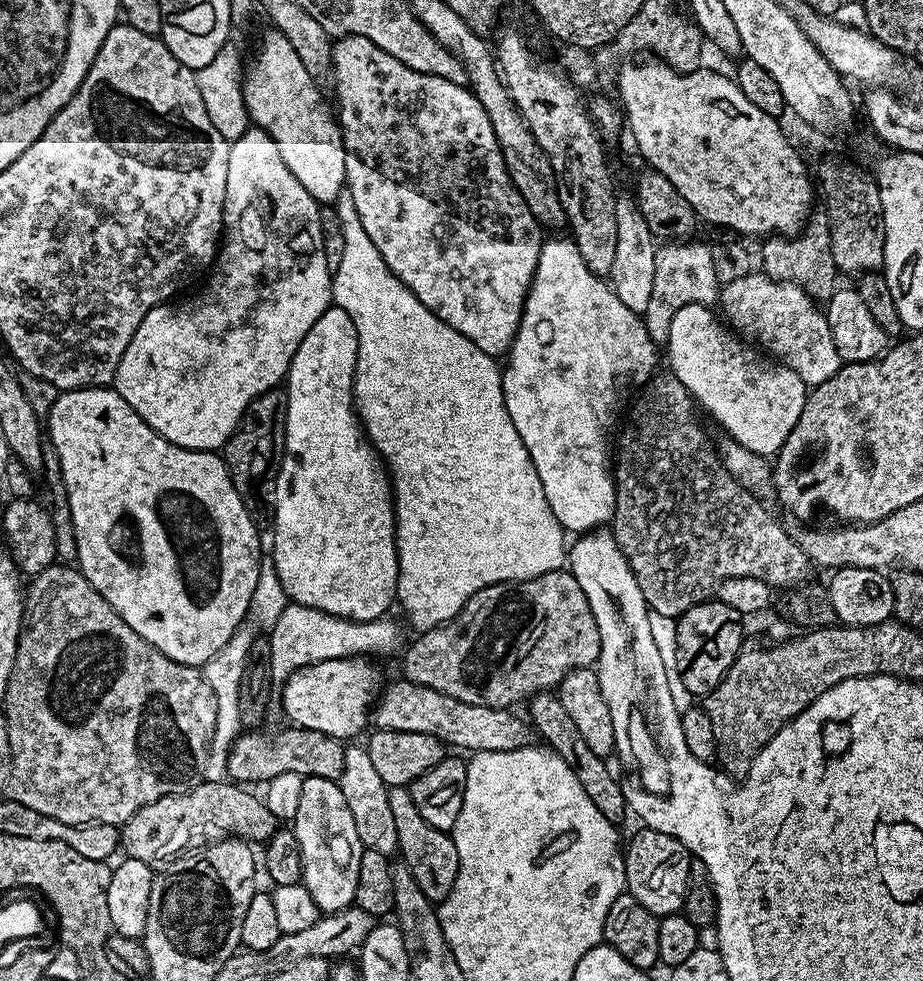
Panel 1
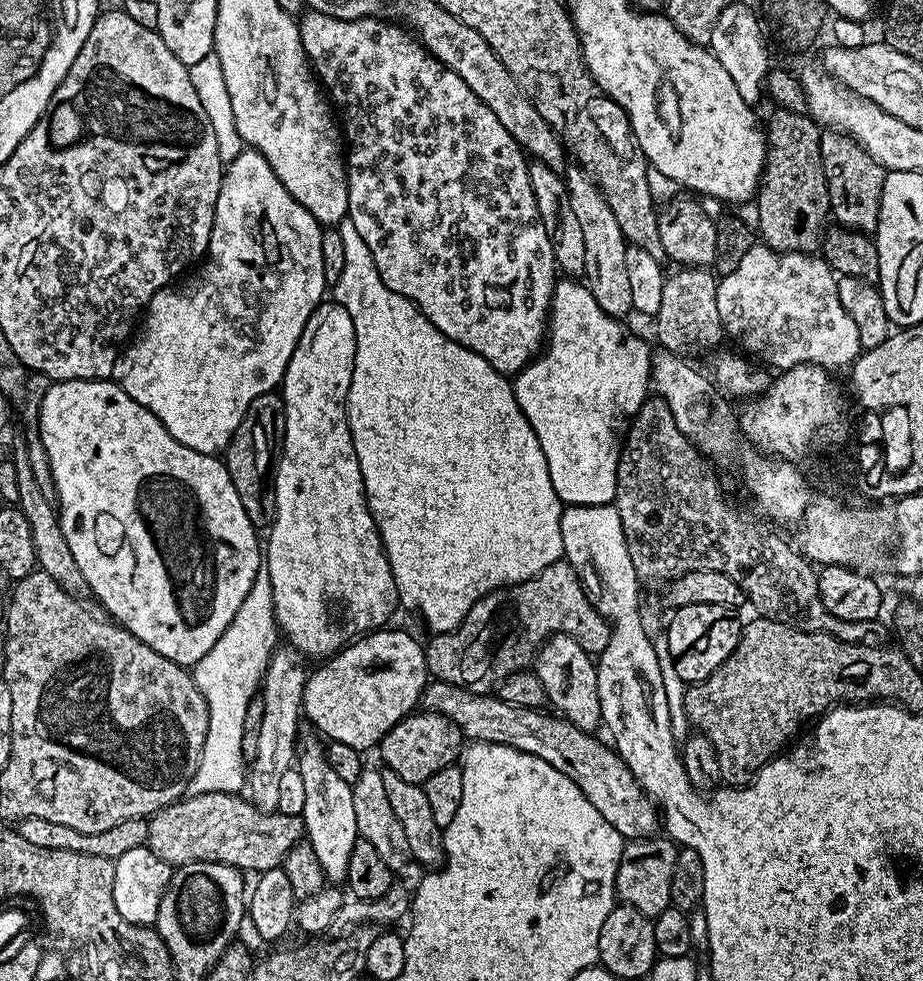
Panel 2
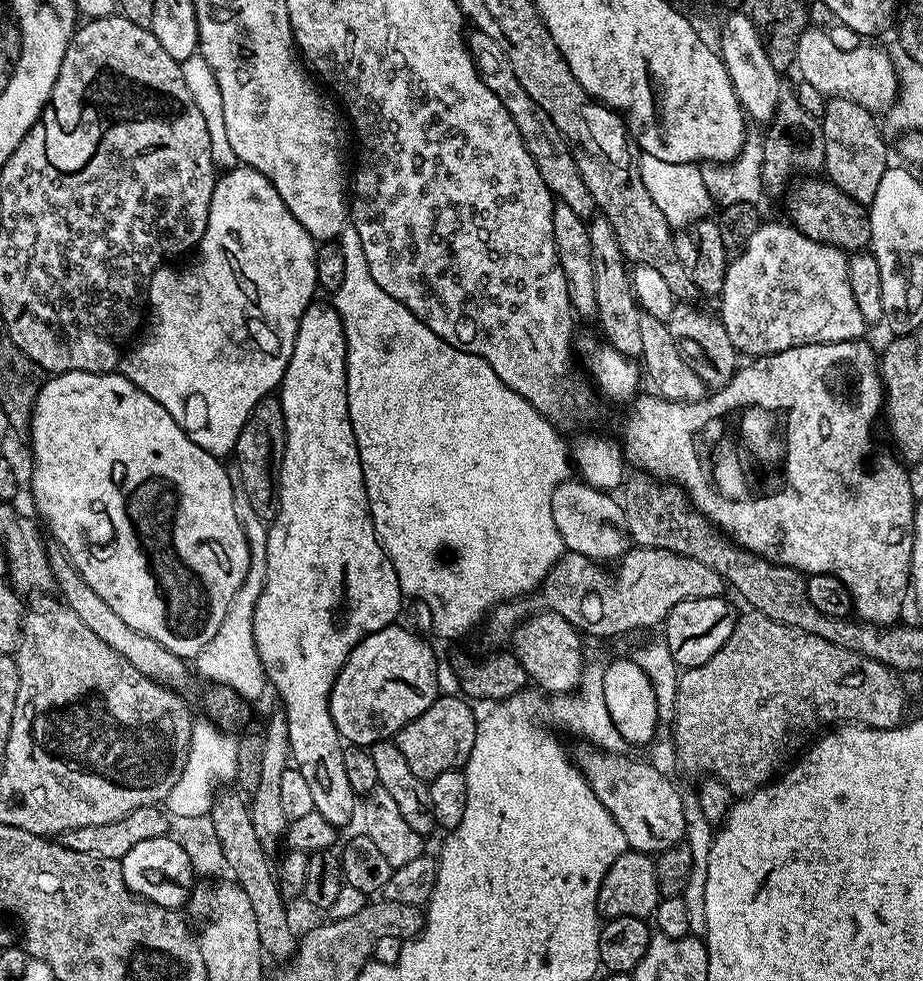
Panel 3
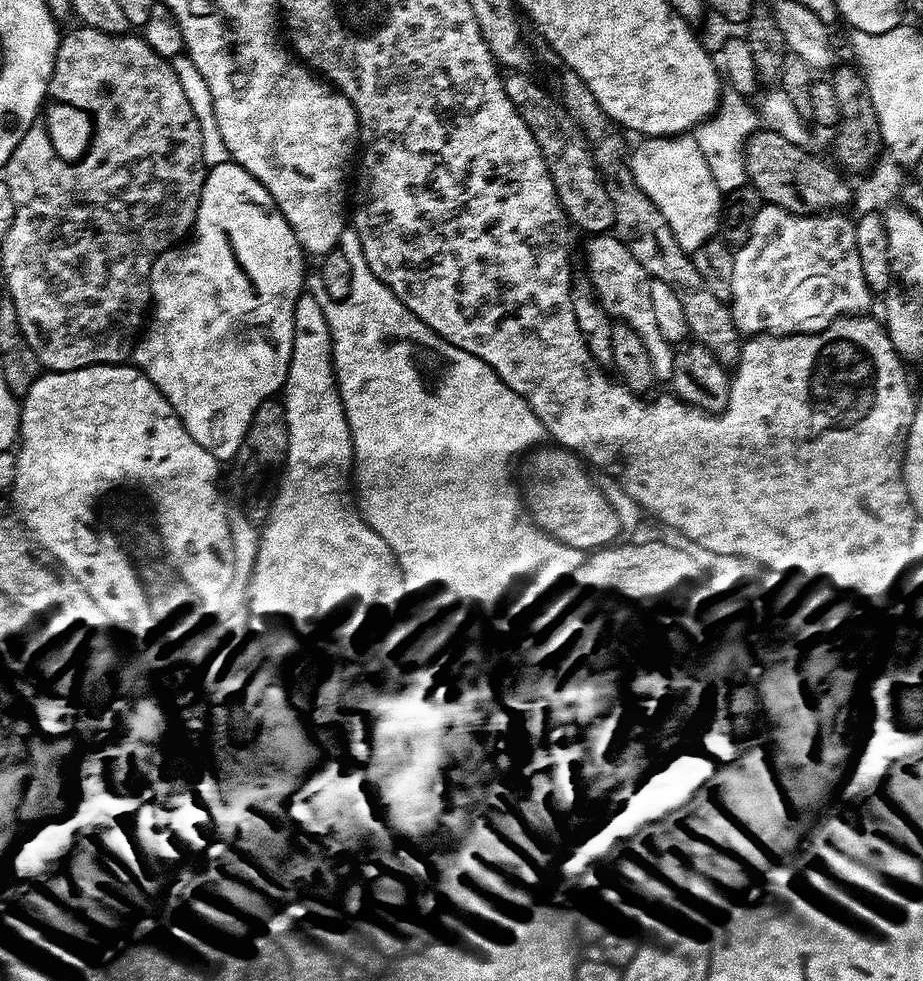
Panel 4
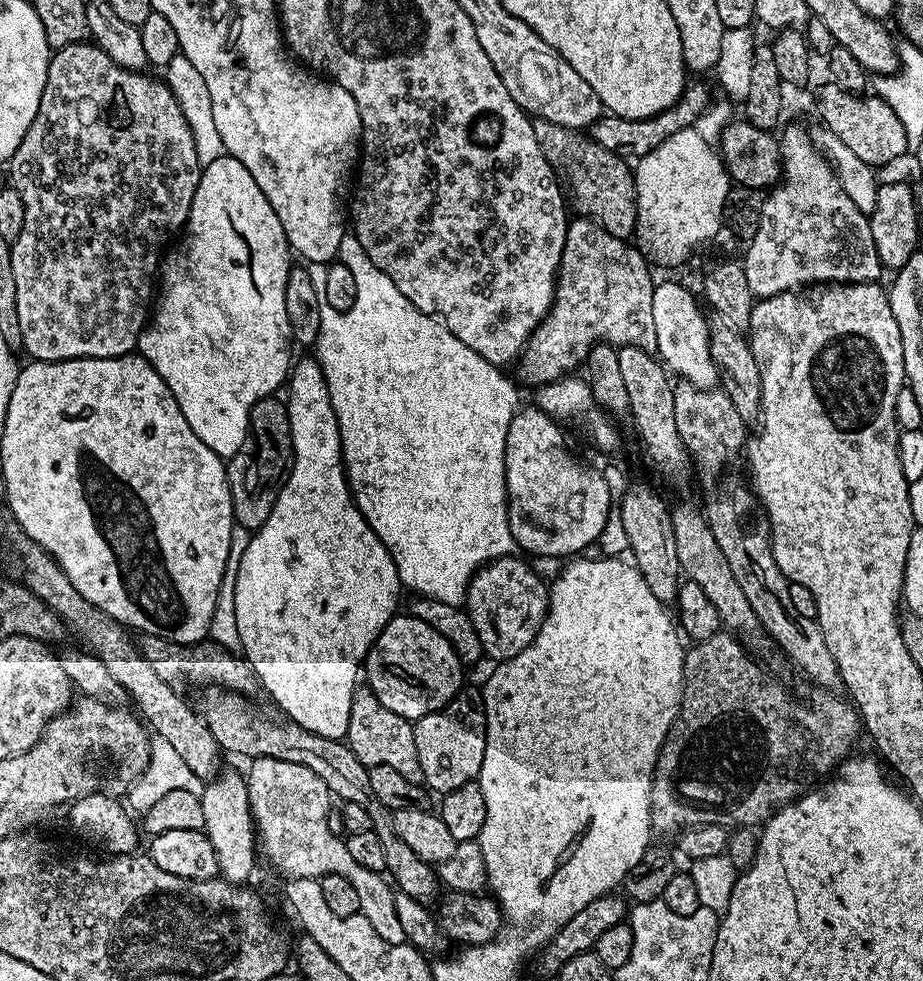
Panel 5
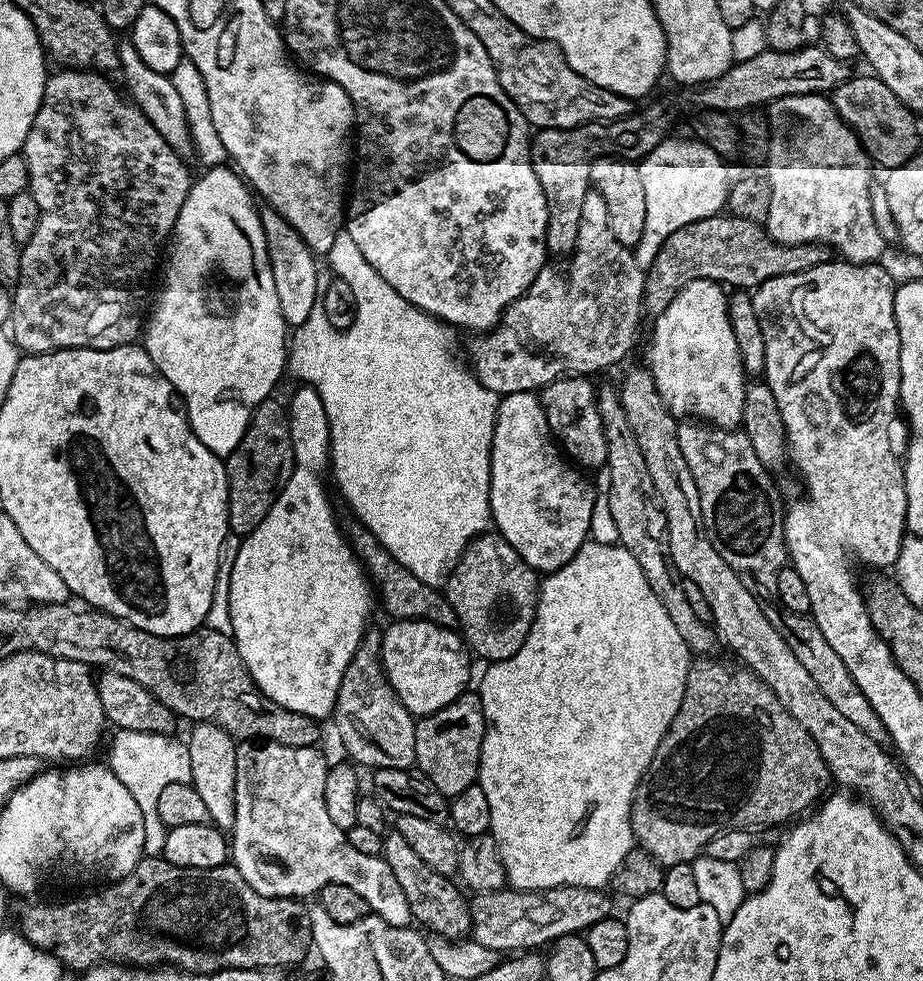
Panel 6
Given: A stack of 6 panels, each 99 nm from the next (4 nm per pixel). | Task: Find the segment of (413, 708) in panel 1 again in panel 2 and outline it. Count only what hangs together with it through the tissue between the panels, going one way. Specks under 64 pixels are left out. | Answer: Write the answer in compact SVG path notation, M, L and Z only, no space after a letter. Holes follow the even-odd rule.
M433 679L425 688L422 704L427 711L437 712L464 731L469 741L482 744L501 744L519 752L542 758L550 762L554 770L566 774L586 794L586 798L618 830L625 841L646 840L657 835L658 809L654 801L645 794L644 788L634 778L615 747L599 740L599 735L583 732L559 715L547 716L547 711L526 706L514 706L502 702L496 694L477 694L462 686Z

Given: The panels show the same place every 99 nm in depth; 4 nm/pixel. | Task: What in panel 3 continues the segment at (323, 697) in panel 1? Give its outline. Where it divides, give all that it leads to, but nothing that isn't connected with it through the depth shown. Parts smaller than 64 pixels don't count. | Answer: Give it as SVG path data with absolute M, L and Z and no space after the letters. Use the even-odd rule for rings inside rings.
M389 626L371 632L362 642L355 644L342 670L336 675L332 692L328 696L328 709L341 741L349 745L371 746L379 740L395 737L401 728L427 710L441 691L436 681L436 656L431 646L422 637L396 627Z

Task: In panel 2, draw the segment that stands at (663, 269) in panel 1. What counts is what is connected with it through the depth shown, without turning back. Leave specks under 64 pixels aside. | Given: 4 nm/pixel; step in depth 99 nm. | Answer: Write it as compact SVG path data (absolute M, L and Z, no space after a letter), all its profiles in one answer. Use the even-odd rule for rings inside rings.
M681 267L676 273L669 275L662 286L662 306L658 306L658 314L654 317L656 324L656 344L665 348L667 352L677 354L687 353L687 348L695 344L716 344L725 339L724 327L718 318L718 302L716 301L716 286L718 280L708 268Z

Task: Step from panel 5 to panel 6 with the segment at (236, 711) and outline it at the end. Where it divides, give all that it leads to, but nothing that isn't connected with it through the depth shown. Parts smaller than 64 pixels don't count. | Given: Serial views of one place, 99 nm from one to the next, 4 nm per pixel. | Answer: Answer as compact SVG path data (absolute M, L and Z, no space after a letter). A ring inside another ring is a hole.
M395 830L384 833L384 861L390 866L394 878L398 878L398 886L402 886L402 894L406 894L406 903L410 906L410 914L417 925L425 924L429 933L445 936L450 940L463 940L472 930L472 910L469 897L463 896L461 885L453 877L438 874L438 870L430 870L418 853Z

